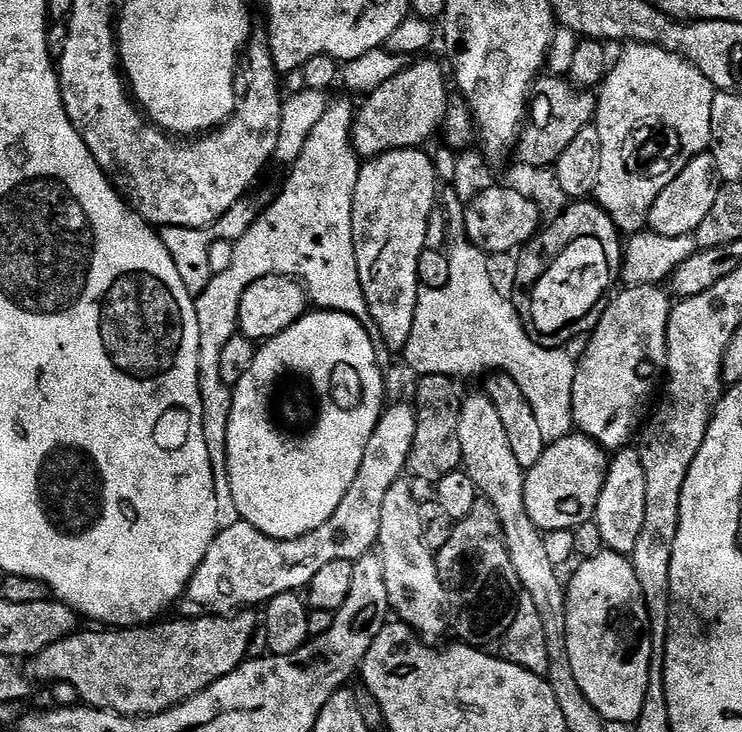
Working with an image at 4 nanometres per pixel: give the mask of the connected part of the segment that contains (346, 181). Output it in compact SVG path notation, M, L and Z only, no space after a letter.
M329 99L328 109L318 118L318 124L310 130L298 158L287 169L288 181L284 189L269 203L268 207L256 217L254 223L249 224L239 233L234 243L234 258L230 258L230 266L222 270L222 274L213 276L212 281L202 290L200 296L195 297L196 318L198 324L198 374L200 375L200 397L202 398L202 426L206 450L212 460L213 482L216 484L217 518L220 528L229 528L240 521L238 510L234 506L234 498L230 494L228 481L228 459L226 459L226 434L230 422L232 409L232 388L223 384L218 374L219 357L222 346L230 342L232 336L238 332L238 310L242 294L254 282L267 276L287 276L298 278L304 285L309 301L317 309L331 310L350 314L370 334L370 342L374 345L381 343L378 326L370 318L366 306L366 298L362 294L362 286L358 282L358 270L354 258L354 242L352 241L352 199L354 186L360 173L361 161L352 150L352 121L354 119L354 104L348 100Z

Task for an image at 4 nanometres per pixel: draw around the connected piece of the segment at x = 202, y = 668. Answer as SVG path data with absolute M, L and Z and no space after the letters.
M241 610L230 616L165 619L138 628L96 630L100 632L77 630L31 657L27 661L26 672L36 682L46 680L69 683L87 707L105 708L119 716L153 716L194 698L194 694L206 690L218 682L218 678L226 678L226 674L244 663L248 655L250 634L254 634L258 626L257 613L255 616L252 612L255 611Z

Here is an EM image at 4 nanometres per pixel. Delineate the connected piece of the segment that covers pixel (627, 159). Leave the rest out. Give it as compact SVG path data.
M628 44L625 49L617 60L615 57L596 96L594 125L598 136L604 136L604 152L616 152L616 172L641 167L642 161L651 162L654 154L646 152L639 156L638 150L632 144L632 136L656 136L656 118L668 118L668 124L676 128L682 146L680 158L670 170L670 176L678 178L678 174L682 174L693 156L703 156L709 151L712 143L712 103L717 89L713 88L706 76L690 61L683 60L678 54L664 48L657 48L655 44Z

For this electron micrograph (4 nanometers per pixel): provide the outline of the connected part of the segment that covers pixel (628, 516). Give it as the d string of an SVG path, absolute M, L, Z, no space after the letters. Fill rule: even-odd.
M625 446L609 459L608 473L598 498L594 522L602 534L605 549L631 557L638 546L638 534L642 534L642 522L646 519L646 470L642 470L642 458L635 447Z

